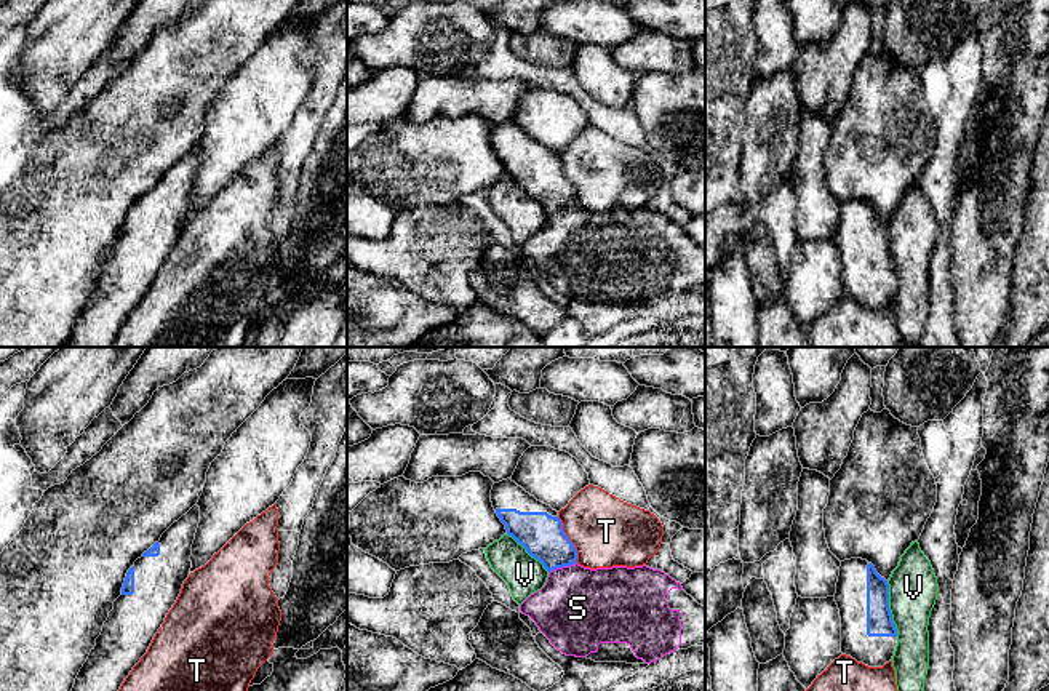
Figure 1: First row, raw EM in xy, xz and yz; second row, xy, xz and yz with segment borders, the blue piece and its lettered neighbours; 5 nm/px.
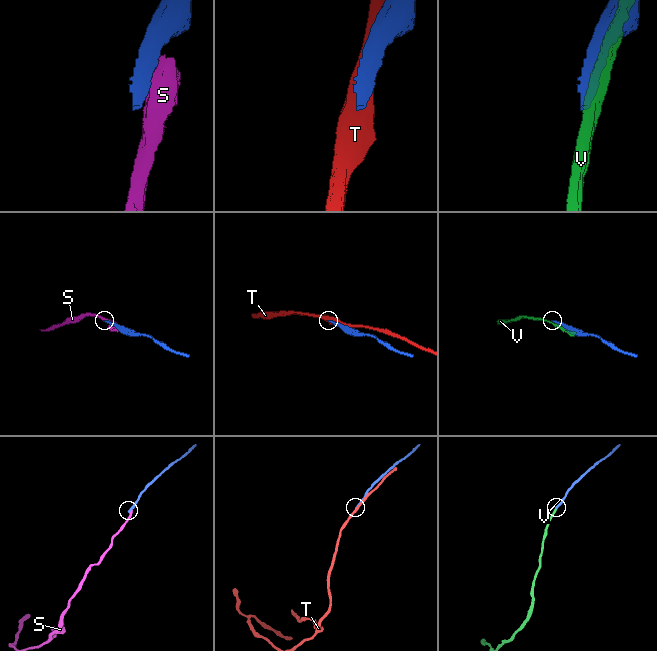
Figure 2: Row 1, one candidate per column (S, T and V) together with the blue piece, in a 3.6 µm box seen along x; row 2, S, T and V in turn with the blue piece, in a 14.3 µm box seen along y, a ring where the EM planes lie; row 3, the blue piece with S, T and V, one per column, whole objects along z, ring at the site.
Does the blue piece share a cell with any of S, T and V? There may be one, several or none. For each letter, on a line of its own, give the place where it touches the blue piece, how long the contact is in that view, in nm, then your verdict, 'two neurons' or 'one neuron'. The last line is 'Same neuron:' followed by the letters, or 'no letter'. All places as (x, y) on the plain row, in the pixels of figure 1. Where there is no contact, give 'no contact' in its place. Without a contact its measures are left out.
S: meets blue in xz at (562, 208); contact 160 nm long; two neurons
T: meets blue in xz at (568, 181); contact 260 nm long; two neurons
V: meets blue in yz at (888, 250); contact 280 nm long; two neurons
Same neuron: no letter

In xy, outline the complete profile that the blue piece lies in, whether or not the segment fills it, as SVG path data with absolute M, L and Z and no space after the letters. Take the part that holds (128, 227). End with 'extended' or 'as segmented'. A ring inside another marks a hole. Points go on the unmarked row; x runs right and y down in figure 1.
M193 147L128 211L122 237L114 243L64 347L109 347L115 341L190 216L198 165L200 149Z; extended

